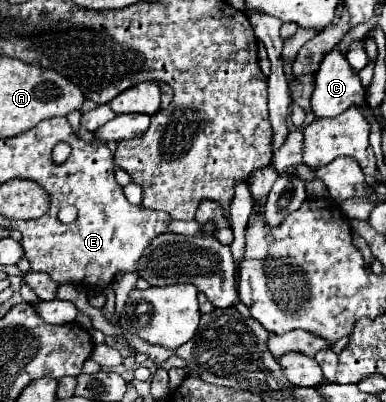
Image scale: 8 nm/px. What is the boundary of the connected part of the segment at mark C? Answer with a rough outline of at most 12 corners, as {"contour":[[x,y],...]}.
{"contour":[[333,48],[315,74],[309,110],[335,118],[367,104],[345,56]]}

